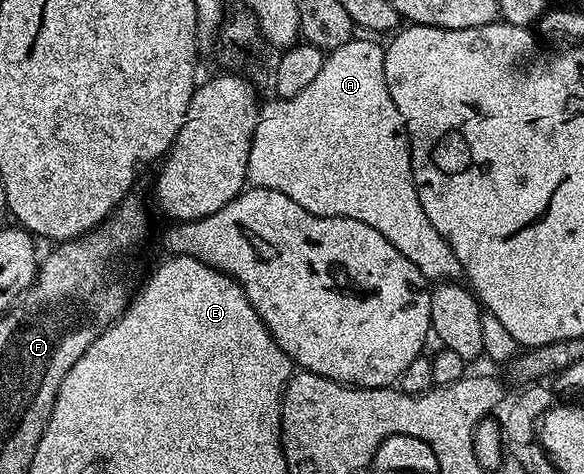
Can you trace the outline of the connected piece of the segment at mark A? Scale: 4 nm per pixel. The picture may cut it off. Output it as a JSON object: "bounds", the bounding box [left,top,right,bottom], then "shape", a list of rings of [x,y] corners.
{"bounds":[247,37,464,281],"shape":[[[353,37],[346,45],[338,45],[338,49],[325,54],[322,69],[306,89],[293,99],[272,97],[261,106],[250,145],[247,182],[286,193],[290,201],[298,201],[302,209],[315,215],[337,215],[370,225],[429,281],[459,280],[464,270],[458,257],[454,257],[454,249],[434,229],[430,217],[426,217],[426,209],[422,209],[422,201],[418,201],[412,176],[412,144],[408,142],[402,113],[398,113],[398,105],[390,98],[390,89],[386,89],[384,47],[372,39],[375,38]]]}

